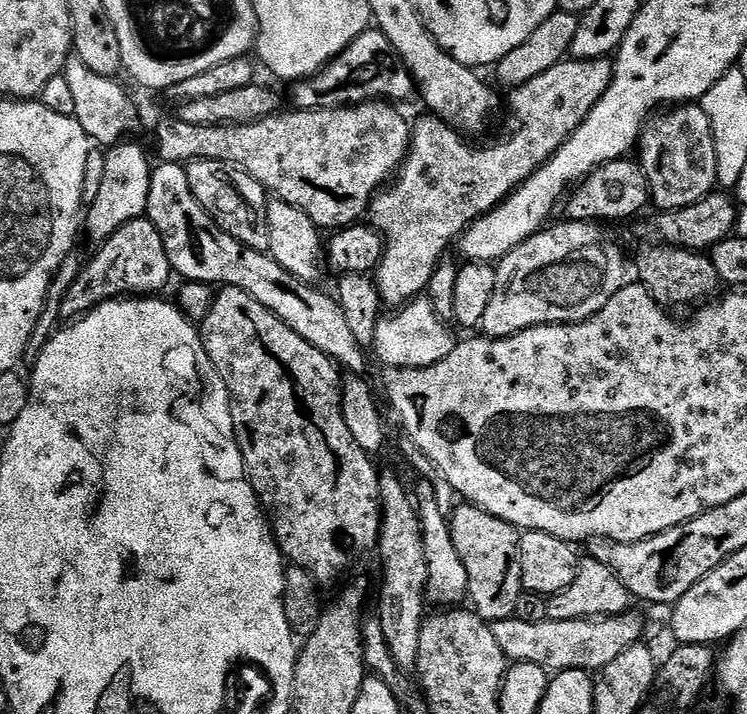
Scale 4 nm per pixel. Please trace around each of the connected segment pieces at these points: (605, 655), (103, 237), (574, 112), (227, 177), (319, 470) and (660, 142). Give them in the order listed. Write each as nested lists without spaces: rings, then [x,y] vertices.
[[[636,610],[621,616],[596,616],[592,620],[543,620],[522,622],[518,619],[498,620],[492,624],[494,638],[502,646],[509,661],[518,664],[537,664],[555,674],[562,670],[586,670],[593,674],[610,666],[618,654],[641,643],[644,624]]]
[[[120,141],[111,145],[105,153],[104,178],[100,185],[96,200],[87,205],[86,215],[82,220],[82,228],[93,240],[96,246],[105,244],[126,222],[134,222],[141,219],[147,213],[147,203],[150,194],[150,178],[152,166],[148,164],[148,158],[141,146],[130,142]]]
[[[566,58],[561,64],[550,66],[550,70],[546,70],[546,74],[538,74],[538,78],[534,78],[531,82],[526,82],[526,86],[518,86],[511,89],[508,100],[508,108],[512,111],[512,120],[516,123],[516,128],[512,128],[508,132],[508,136],[501,138],[497,144],[492,144],[489,148],[475,148],[472,144],[467,144],[465,137],[457,132],[455,128],[449,128],[444,120],[439,120],[437,116],[424,114],[420,121],[411,125],[412,141],[408,147],[408,156],[401,164],[399,172],[396,173],[394,179],[383,190],[376,193],[372,198],[371,204],[368,205],[366,220],[369,225],[376,229],[381,234],[384,242],[384,253],[381,256],[380,264],[377,265],[374,271],[374,281],[376,288],[380,292],[380,299],[385,305],[389,304],[389,309],[396,310],[408,303],[410,300],[415,300],[427,289],[430,278],[434,274],[434,270],[438,266],[440,260],[445,259],[448,247],[453,247],[454,241],[463,236],[468,231],[475,220],[482,216],[487,216],[492,209],[497,208],[502,201],[509,196],[511,192],[521,188],[534,173],[539,170],[547,162],[547,160],[560,149],[565,142],[574,134],[574,130],[578,130],[578,126],[582,126],[582,122],[590,114],[590,110],[594,110],[594,106],[599,102],[606,90],[612,82],[612,67],[613,61],[605,58],[603,60],[577,60],[575,58]]]
[[[193,160],[187,165],[187,169],[194,198],[198,198],[198,202],[222,231],[241,244],[267,253],[270,246],[270,226],[266,222],[266,210],[270,196],[266,189],[234,164],[217,160]]]
[[[221,287],[214,298],[214,306],[210,306],[210,314],[199,325],[200,337],[204,340],[204,349],[214,362],[218,374],[226,382],[228,395],[232,401],[232,421],[236,431],[236,441],[244,459],[244,470],[268,523],[272,526],[272,535],[276,537],[276,545],[284,553],[285,561],[306,569],[320,586],[332,584],[355,560],[363,558],[367,552],[375,553],[380,543],[380,472],[372,465],[373,457],[358,442],[354,442],[354,434],[350,434],[346,426],[346,418],[342,412],[342,372],[337,363],[322,350],[316,349],[306,339],[299,337],[286,322],[280,321],[266,306],[244,290],[236,287]]]
[[[689,102],[673,107],[649,120],[640,136],[639,152],[638,163],[646,174],[651,203],[657,204],[660,212],[673,212],[682,210],[686,206],[694,206],[694,202],[702,202],[702,198],[717,191],[718,151],[715,150],[714,130],[710,118],[699,103]]]

